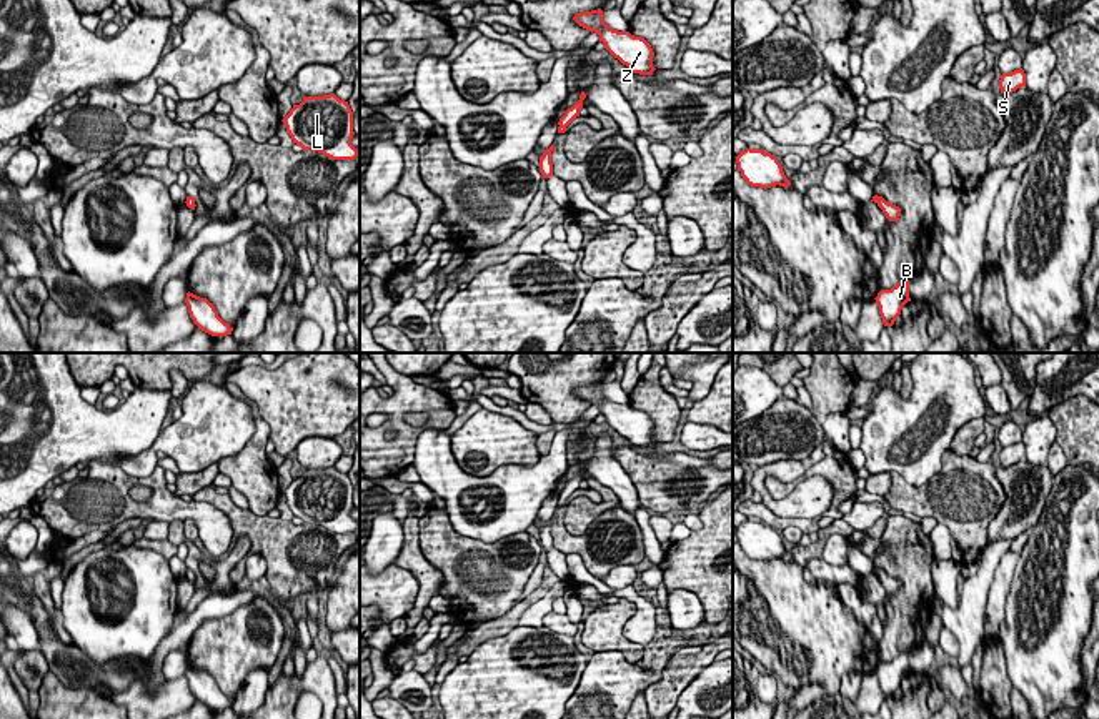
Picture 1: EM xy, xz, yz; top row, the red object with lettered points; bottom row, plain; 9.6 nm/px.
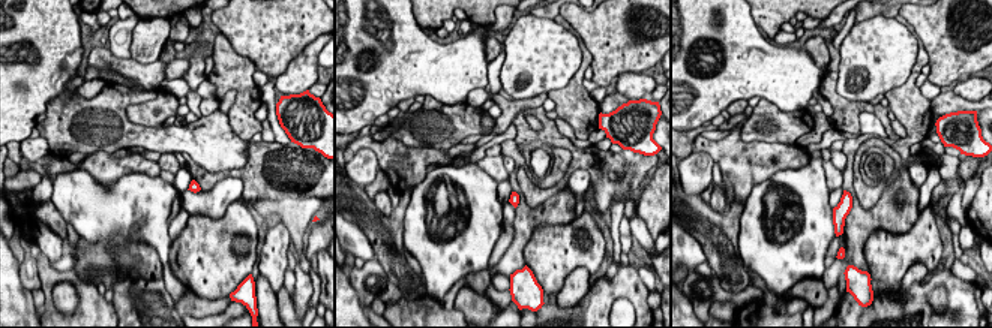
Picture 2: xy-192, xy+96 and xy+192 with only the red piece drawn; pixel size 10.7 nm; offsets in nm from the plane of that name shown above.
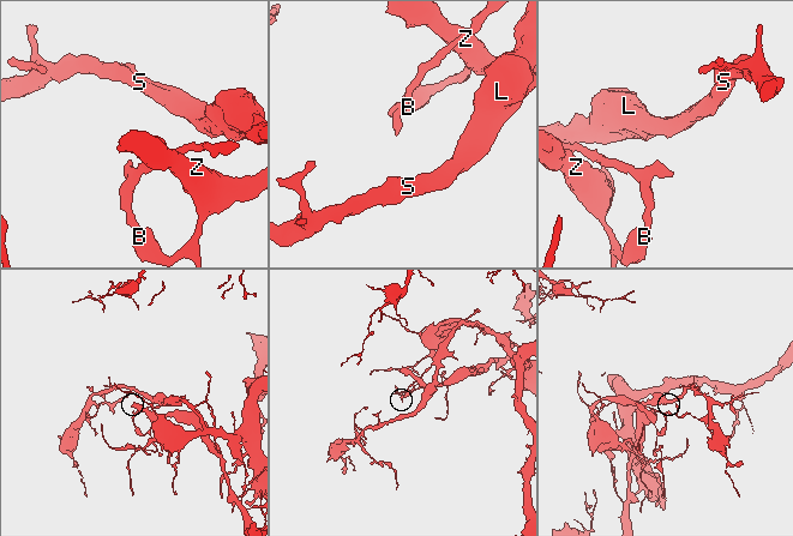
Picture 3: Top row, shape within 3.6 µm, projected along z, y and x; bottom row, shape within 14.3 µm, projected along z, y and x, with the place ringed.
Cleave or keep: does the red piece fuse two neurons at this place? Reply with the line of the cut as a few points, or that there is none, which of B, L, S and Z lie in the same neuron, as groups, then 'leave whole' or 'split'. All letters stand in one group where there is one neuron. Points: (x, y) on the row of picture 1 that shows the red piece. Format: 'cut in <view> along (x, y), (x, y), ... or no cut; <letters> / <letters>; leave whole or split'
cut in xy along (187, 197), (193, 208); B Z / L S; split

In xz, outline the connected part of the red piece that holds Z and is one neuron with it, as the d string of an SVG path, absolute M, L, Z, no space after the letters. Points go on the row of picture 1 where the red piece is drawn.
M601 8L576 13L573 20L591 33L596 32L599 35L599 42L604 43L604 48L633 73L653 75L656 70L653 67L654 52L651 45L644 38L634 37L629 32L609 28L604 23Z

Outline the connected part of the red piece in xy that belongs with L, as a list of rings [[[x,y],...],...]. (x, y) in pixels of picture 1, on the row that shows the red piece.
[[[335,93],[303,97],[281,120],[293,143],[323,153],[331,160],[355,160],[360,151],[351,145],[353,112]]]

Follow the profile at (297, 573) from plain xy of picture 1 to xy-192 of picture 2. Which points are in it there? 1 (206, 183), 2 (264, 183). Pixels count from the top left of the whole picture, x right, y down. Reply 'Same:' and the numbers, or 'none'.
Same: 1, 2

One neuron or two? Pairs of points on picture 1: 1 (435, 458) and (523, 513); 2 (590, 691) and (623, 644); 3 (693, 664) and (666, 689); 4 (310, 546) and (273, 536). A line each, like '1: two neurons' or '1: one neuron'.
1: one neuron
2: two neurons
3: one neuron
4: one neuron

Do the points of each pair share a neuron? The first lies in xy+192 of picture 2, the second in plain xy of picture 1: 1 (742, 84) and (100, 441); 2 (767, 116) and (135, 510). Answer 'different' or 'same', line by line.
1: same
2: same

